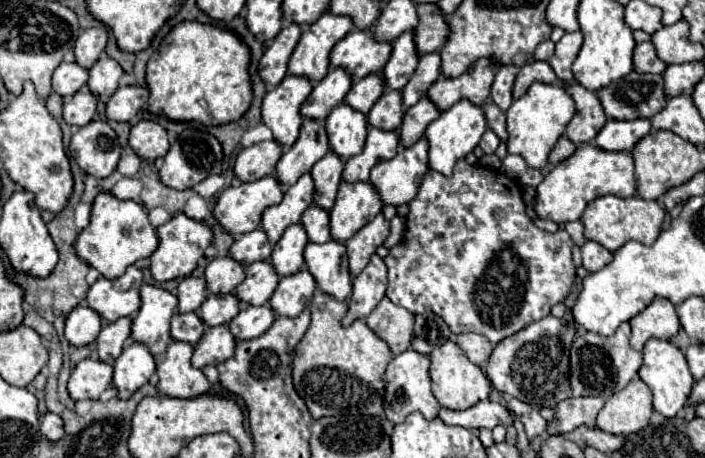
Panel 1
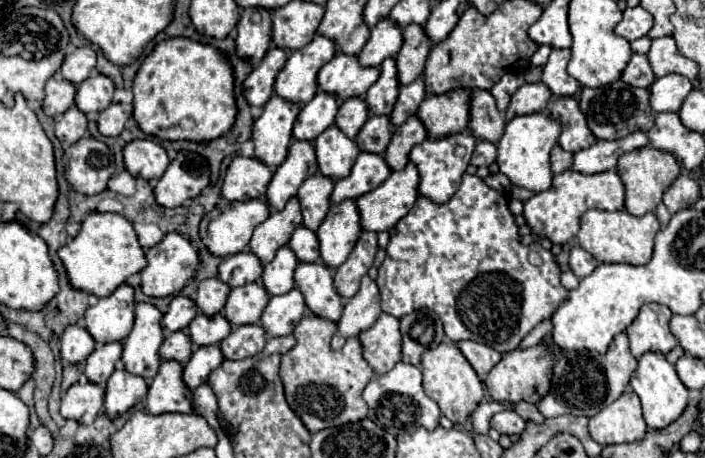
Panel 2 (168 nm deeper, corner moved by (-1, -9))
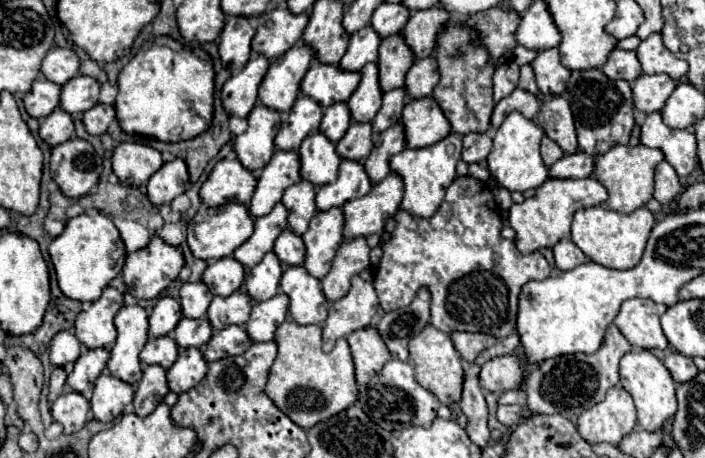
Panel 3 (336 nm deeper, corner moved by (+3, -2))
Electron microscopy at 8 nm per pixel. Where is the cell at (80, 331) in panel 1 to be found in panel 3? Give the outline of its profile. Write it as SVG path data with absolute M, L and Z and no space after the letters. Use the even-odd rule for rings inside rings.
M64 330L58 332L52 338L52 346L50 346L50 362L54 366L66 366L70 362L76 362L78 356L82 352L82 344L80 340L76 340L72 330Z

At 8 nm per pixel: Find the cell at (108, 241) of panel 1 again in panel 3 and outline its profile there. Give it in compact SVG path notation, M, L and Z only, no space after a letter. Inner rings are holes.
M80 214L66 222L66 230L56 236L48 248L58 286L64 296L80 302L94 302L100 298L102 290L116 278L126 260L126 246L120 238L118 228L114 226L112 218L106 214Z

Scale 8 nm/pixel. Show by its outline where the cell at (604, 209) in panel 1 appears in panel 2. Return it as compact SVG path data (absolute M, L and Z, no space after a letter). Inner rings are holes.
M586 211L580 219L580 231L576 235L580 247L588 251L598 263L628 263L628 265L644 265L652 257L654 235L660 225L654 213L646 213L642 217L634 217L628 211Z

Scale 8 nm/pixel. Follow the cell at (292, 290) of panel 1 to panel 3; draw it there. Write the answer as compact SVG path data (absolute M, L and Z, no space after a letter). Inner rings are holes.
M284 292L276 294L270 300L254 302L252 316L246 322L246 332L254 342L274 340L276 328L286 320L286 316L288 316L288 296L284 296Z

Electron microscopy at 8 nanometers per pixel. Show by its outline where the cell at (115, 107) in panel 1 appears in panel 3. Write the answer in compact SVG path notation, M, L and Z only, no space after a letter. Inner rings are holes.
M96 104L88 112L84 112L84 124L88 134L104 134L114 118L116 118L114 104Z

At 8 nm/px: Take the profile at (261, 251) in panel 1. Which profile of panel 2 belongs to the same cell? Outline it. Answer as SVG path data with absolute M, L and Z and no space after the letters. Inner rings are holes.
M242 251L240 255L228 255L228 259L220 263L218 277L234 289L258 281L260 271L262 263L256 259L256 255L252 255L250 251Z

